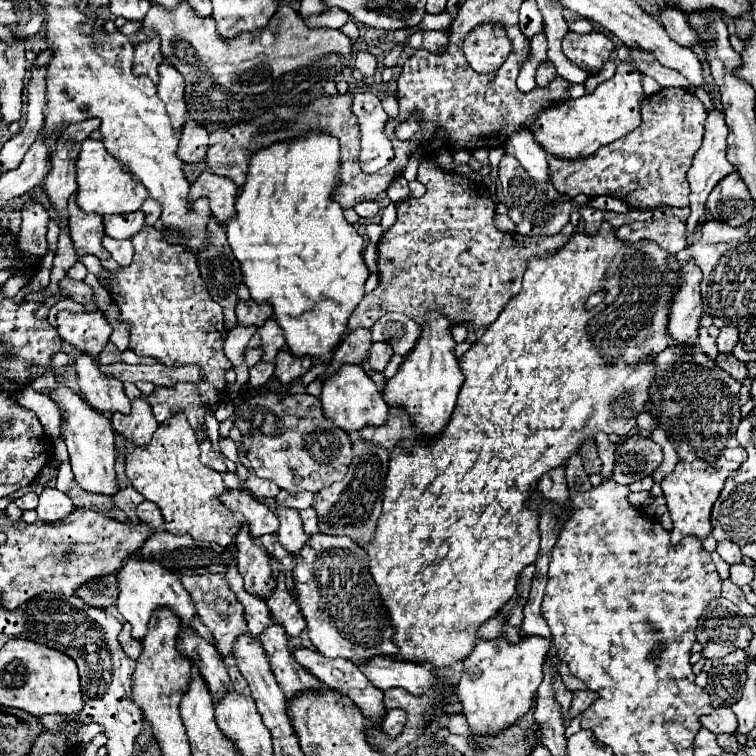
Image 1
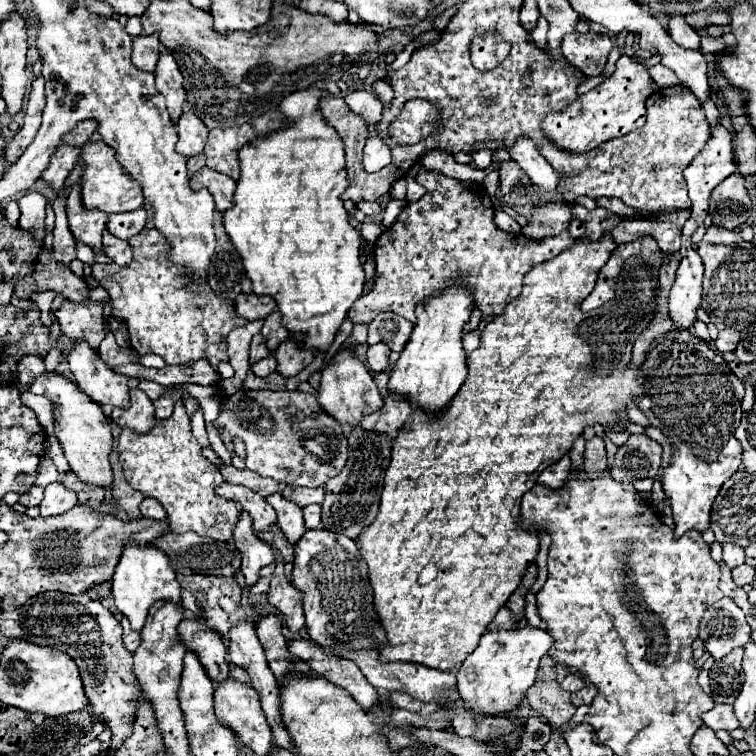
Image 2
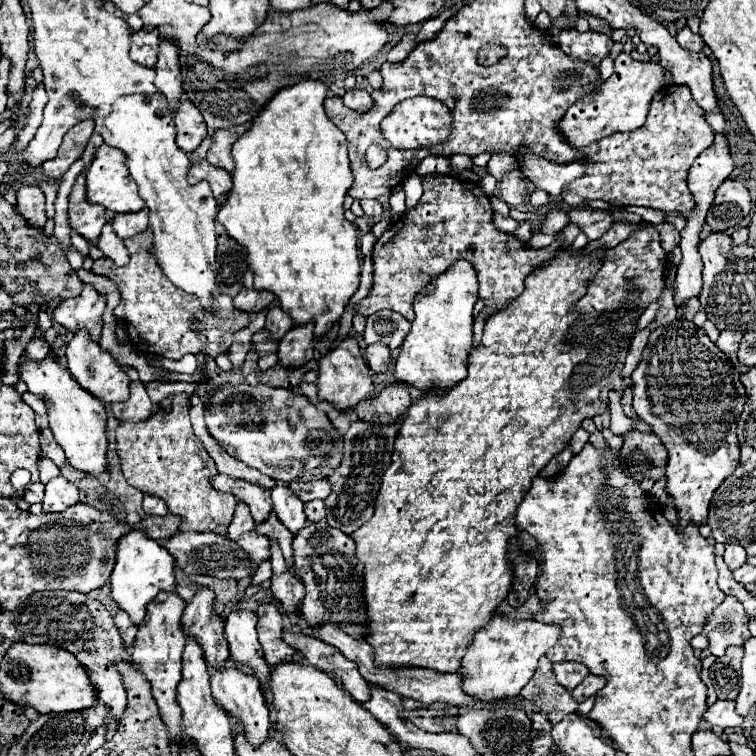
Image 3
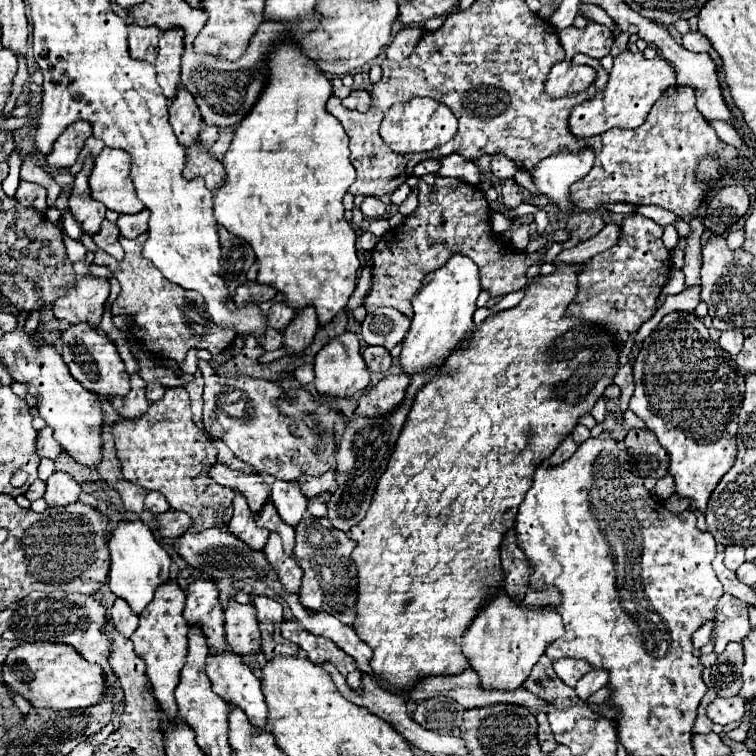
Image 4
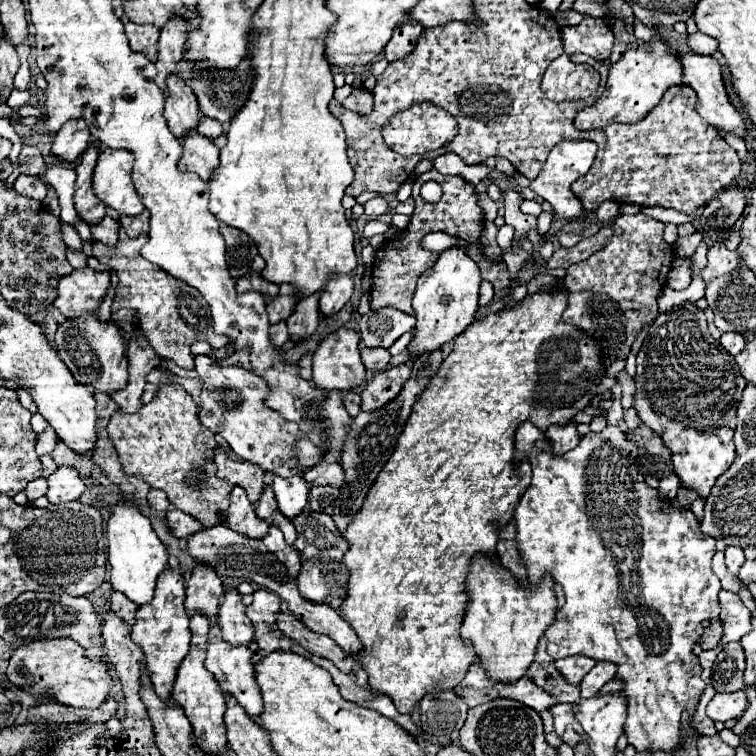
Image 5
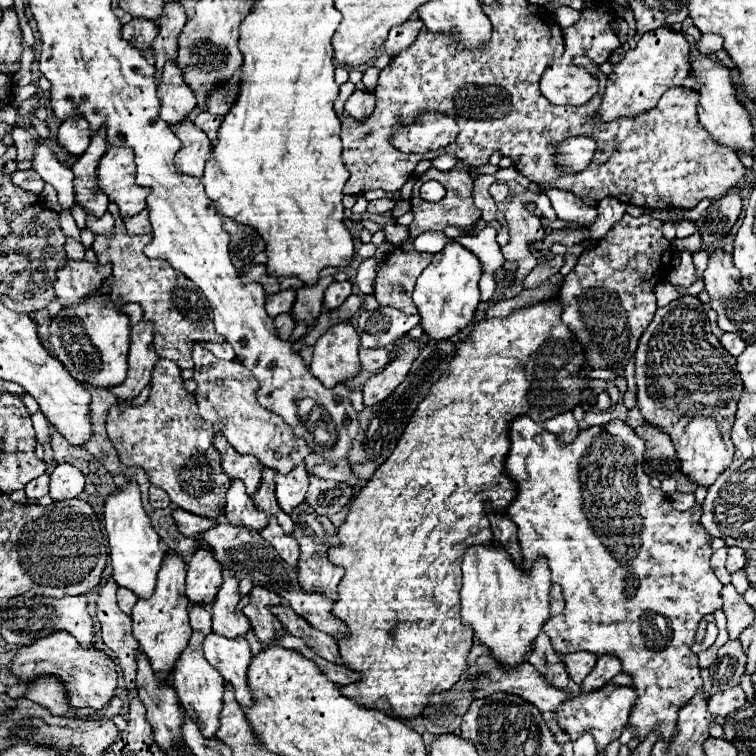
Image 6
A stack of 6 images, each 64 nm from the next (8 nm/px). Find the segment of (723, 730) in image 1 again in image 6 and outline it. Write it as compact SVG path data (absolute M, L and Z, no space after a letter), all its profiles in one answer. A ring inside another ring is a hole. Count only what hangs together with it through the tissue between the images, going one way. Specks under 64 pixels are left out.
M734 686L724 692L716 692L708 702L708 712L712 712L712 716L726 718L730 712L734 712L742 706L746 706L744 690L740 686Z

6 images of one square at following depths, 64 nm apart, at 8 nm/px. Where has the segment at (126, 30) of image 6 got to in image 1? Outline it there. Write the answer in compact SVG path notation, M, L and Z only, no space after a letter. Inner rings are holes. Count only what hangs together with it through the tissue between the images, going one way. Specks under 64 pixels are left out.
M160 38L146 40L134 48L134 74L148 76L154 84L158 84L158 66L162 64L160 54Z

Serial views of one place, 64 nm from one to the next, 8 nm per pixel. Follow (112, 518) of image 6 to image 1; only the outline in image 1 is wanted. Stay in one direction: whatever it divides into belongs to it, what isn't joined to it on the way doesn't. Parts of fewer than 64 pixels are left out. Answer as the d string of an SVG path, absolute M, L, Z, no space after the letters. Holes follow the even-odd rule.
M136 554L130 556L122 564L118 580L120 580L120 596L118 596L116 608L124 616L124 620L132 624L134 640L144 638L144 634L148 632L148 620L152 616L152 610L156 610L156 608L168 608L168 610L172 608L172 612L180 618L182 630L192 628L192 620L196 618L196 608L194 608L190 594L184 590L182 582L172 572L162 568L156 560L142 560Z

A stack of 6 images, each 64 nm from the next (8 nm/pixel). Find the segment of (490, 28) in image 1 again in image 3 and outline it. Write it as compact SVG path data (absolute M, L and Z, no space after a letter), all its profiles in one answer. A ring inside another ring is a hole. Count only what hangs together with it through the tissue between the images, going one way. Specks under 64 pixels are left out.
M484 44L484 46L478 50L478 64L482 64L482 66L492 66L492 64L496 64L504 54L506 54L506 48L504 48L504 46L500 46L500 44Z

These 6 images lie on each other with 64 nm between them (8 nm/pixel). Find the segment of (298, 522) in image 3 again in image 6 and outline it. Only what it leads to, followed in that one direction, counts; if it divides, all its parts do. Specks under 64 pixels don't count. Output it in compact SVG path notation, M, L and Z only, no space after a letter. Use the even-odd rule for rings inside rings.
M304 464L296 466L288 476L276 474L276 498L286 514L290 514L296 506L304 502L306 490L308 490L308 472Z

